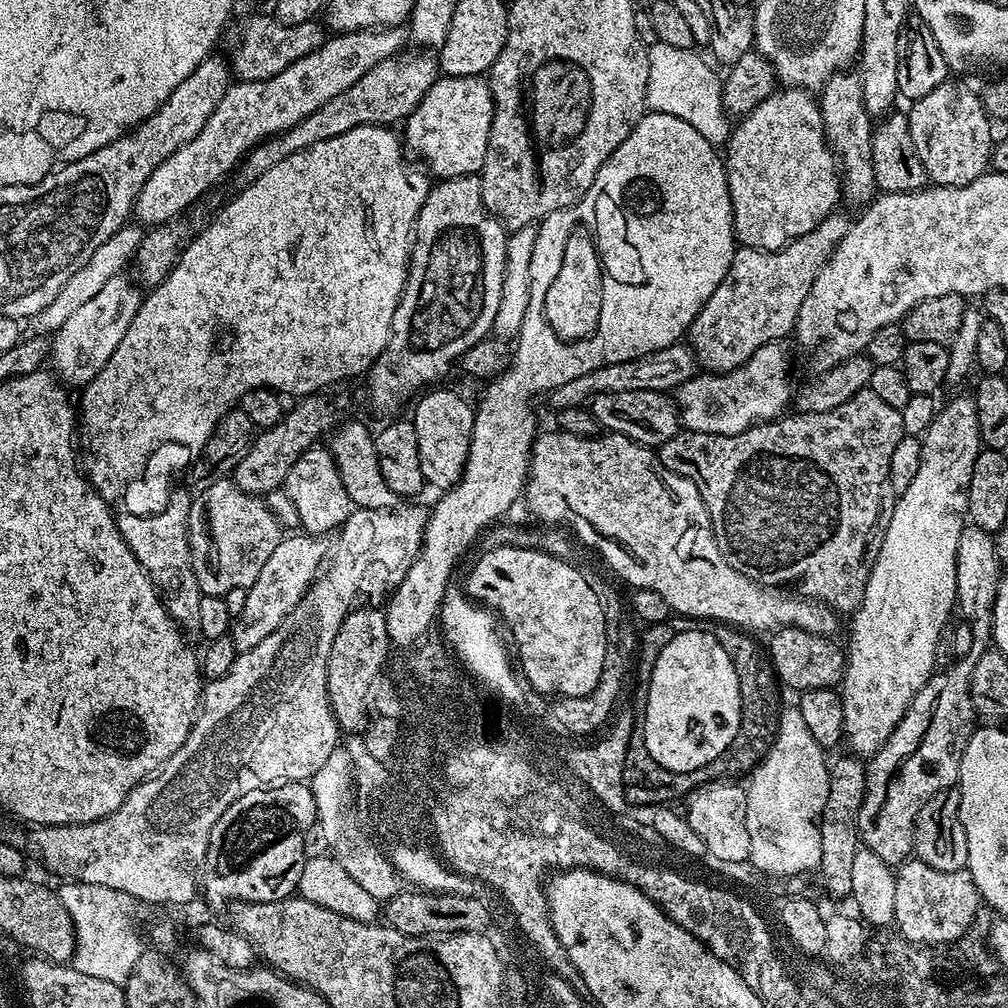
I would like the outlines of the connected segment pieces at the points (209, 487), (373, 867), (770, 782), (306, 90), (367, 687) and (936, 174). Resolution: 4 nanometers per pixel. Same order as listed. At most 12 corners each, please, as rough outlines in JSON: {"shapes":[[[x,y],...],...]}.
{"shapes":[[[235,479],[192,497],[188,541],[206,596],[249,588],[282,527]],[[344,750],[310,787],[330,854],[378,901],[401,877],[379,845],[350,822],[353,763]],[[785,707],[746,784],[750,859],[820,867],[829,761]],[[342,32],[272,80],[229,83],[197,136],[146,178],[135,219],[180,215],[257,144],[405,47]],[[383,611],[349,612],[326,662],[341,733],[370,725],[373,684],[389,663]],[[946,82],[907,109],[933,185],[989,171],[984,101]]]}

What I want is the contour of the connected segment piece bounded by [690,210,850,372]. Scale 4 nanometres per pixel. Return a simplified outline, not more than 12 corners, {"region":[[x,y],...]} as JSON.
{"region":[[831,212],[784,248],[737,247],[690,347],[729,372],[793,335],[848,233]]}

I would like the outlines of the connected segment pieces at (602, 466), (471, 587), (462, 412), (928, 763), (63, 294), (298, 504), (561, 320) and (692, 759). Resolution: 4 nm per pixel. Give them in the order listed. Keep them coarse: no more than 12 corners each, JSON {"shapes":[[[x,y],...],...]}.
{"shapes":[[[615,434],[537,435],[537,521],[681,617],[832,638],[746,578],[702,494]],[[495,547],[467,595],[508,623],[527,687],[590,694],[608,635],[588,576]],[[437,387],[410,413],[429,485],[453,488],[468,461],[473,405]],[[970,522],[956,608],[973,644],[867,761],[859,843],[899,866],[922,806],[960,779],[1002,561]],[[129,222],[31,317],[54,334],[133,263],[143,227]],[[307,448],[282,487],[317,538],[354,510],[335,459]],[[577,227],[548,288],[561,340],[600,324],[604,277],[594,236]],[[711,631],[673,635],[642,715],[666,770],[714,762],[740,725],[734,662]]]}

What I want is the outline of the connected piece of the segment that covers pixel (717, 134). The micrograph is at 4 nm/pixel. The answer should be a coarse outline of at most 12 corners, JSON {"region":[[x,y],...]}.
{"region":[[692,48],[648,50],[647,107],[727,145],[721,77]]}

